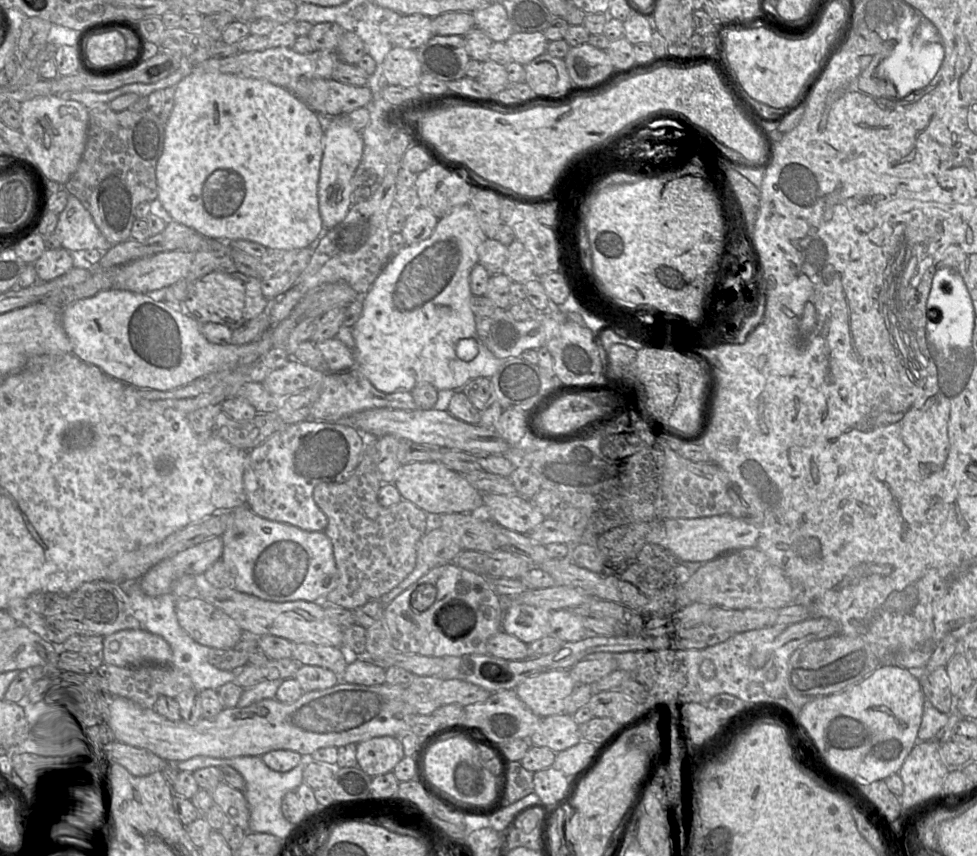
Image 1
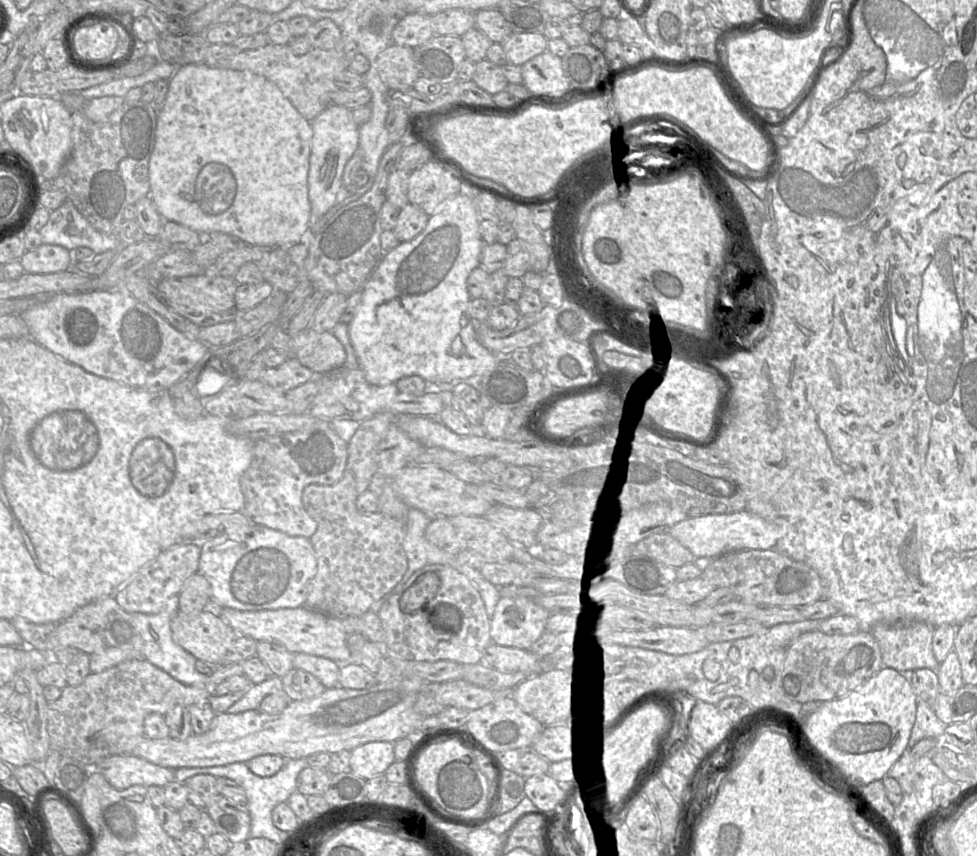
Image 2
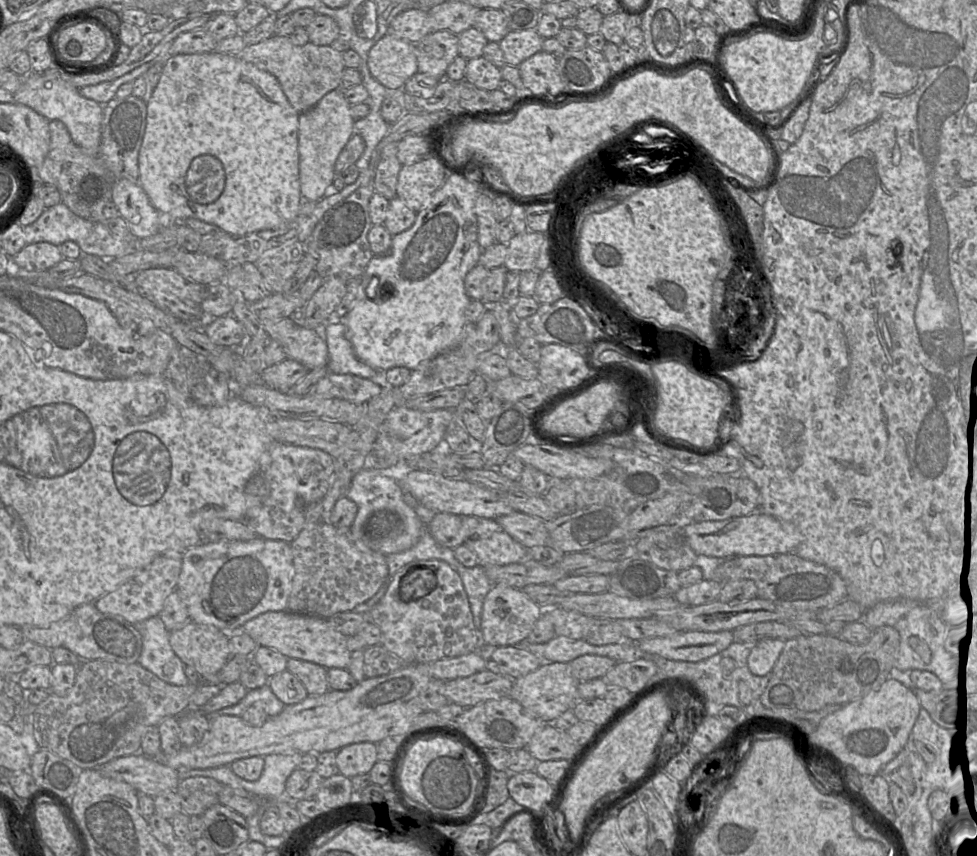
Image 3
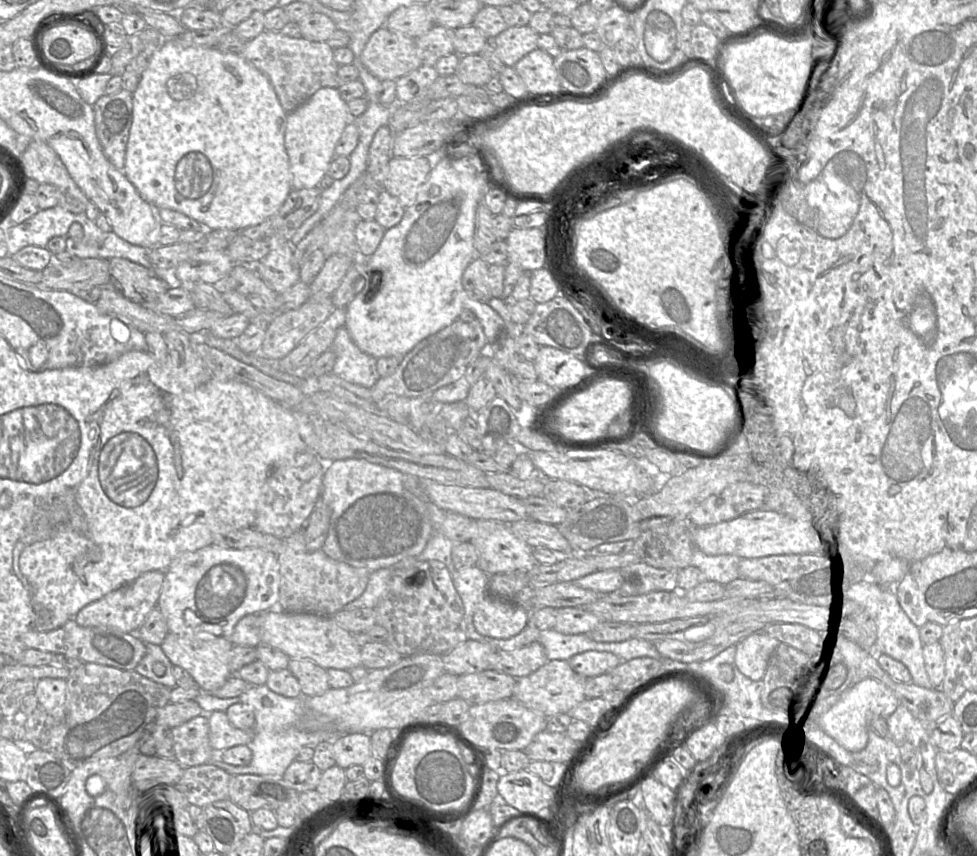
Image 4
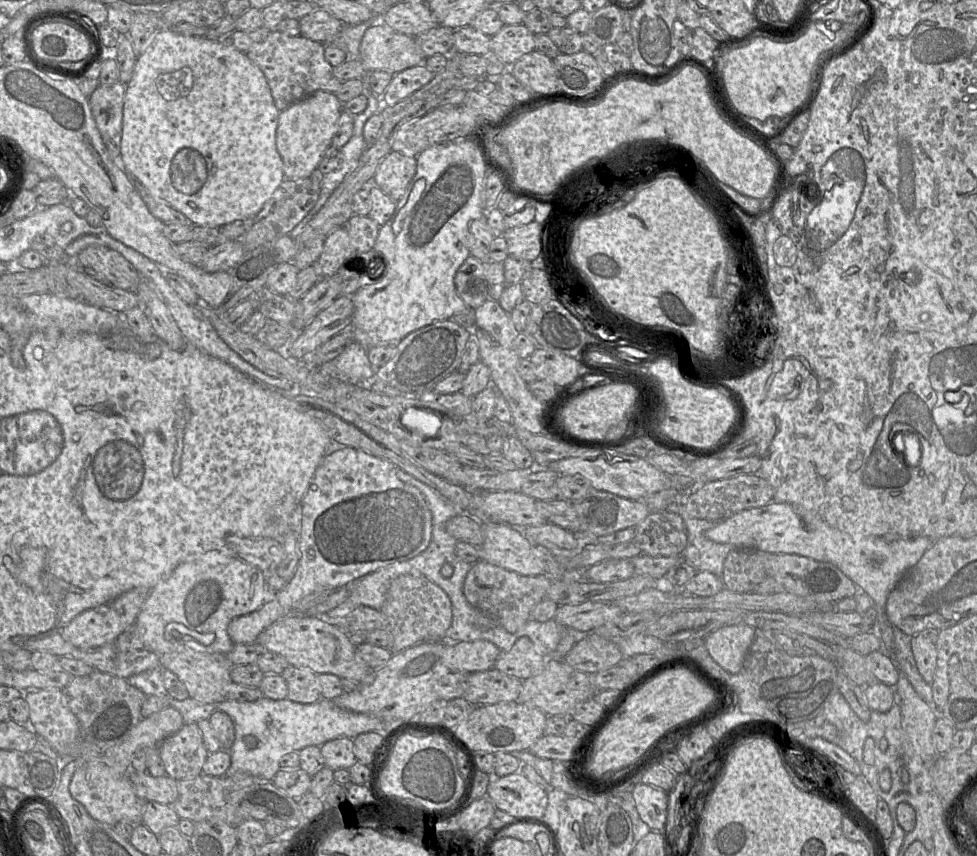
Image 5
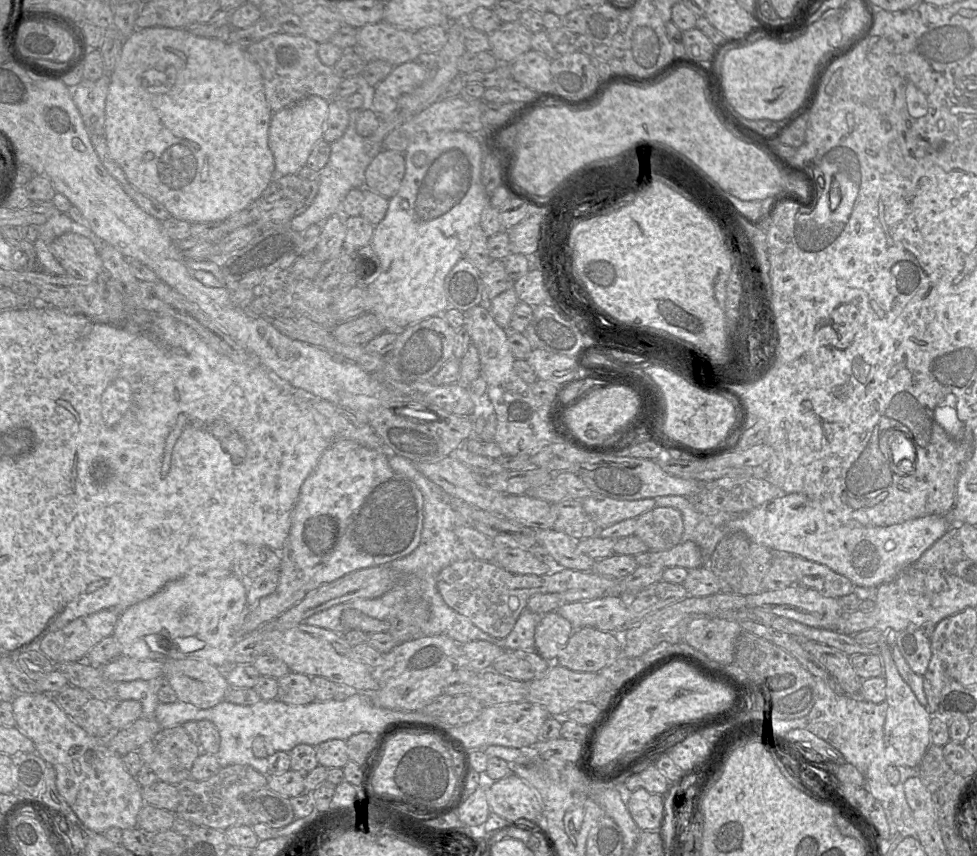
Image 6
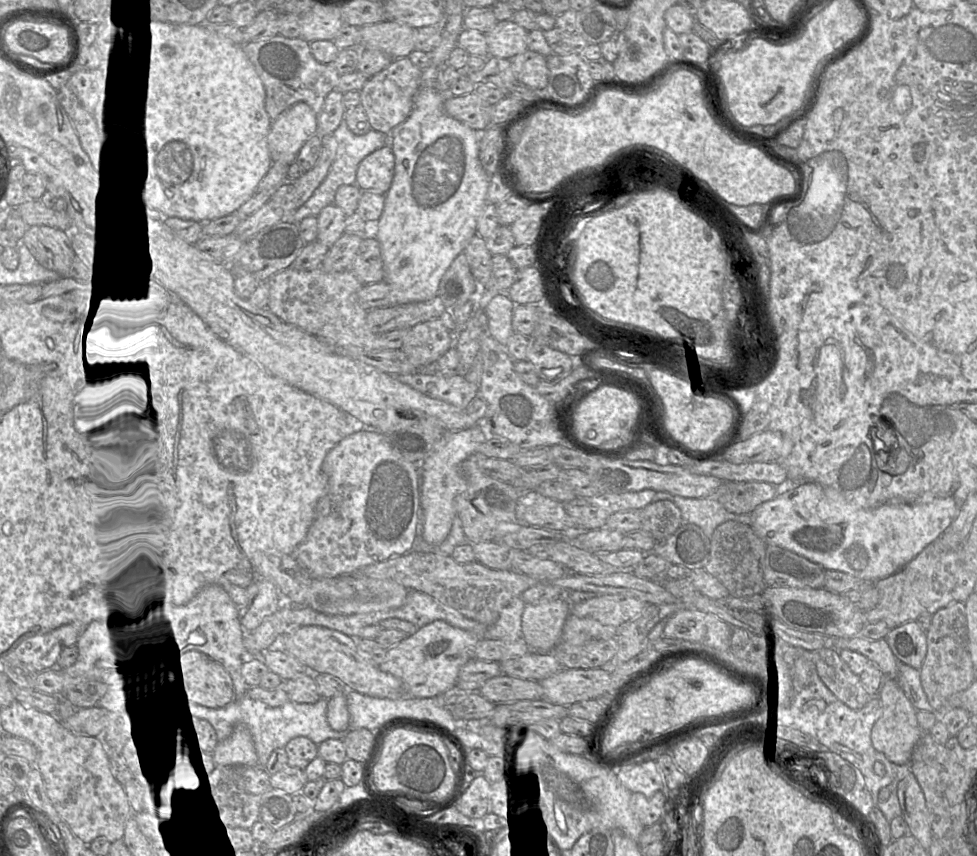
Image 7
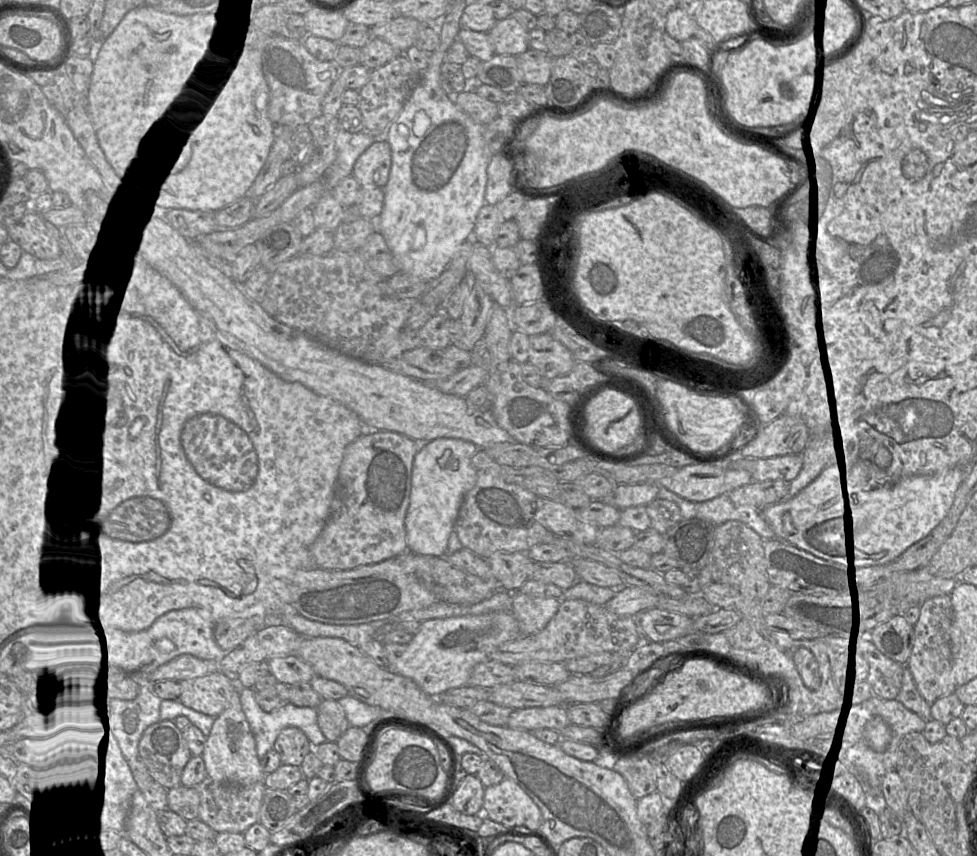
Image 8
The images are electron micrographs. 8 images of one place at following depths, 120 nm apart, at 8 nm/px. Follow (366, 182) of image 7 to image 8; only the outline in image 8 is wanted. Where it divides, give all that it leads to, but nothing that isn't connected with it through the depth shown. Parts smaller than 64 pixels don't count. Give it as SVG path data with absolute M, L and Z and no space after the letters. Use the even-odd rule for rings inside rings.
M376 140L356 160L352 176L361 186L383 188L391 169L391 148L387 141Z

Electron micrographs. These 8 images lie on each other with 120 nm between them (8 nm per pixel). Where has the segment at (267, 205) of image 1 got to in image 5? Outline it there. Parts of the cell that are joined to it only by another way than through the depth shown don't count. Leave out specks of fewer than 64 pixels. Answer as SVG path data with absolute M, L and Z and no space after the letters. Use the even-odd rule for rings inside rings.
M160 30L147 50L137 57L132 79L126 85L119 163L147 193L184 214L192 226L220 227L236 220L248 219L259 213L265 202L285 179L283 161L276 148L279 114L280 111L275 106L263 72L246 53L221 40L185 36L171 30Z

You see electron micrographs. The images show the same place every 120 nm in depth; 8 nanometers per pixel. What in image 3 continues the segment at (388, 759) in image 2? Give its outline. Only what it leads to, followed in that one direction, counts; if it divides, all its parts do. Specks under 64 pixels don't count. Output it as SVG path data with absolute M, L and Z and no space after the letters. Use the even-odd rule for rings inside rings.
M375 743L351 744L337 752L338 772L348 778L368 774L377 761Z

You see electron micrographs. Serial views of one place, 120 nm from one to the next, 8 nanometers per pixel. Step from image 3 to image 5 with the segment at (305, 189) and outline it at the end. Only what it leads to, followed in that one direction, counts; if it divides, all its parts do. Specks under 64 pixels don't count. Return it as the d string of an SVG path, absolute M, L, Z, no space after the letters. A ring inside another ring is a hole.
M318 90L280 111L276 129L276 148L283 161L286 179L307 178L317 169L325 150L338 129L342 104L336 93Z

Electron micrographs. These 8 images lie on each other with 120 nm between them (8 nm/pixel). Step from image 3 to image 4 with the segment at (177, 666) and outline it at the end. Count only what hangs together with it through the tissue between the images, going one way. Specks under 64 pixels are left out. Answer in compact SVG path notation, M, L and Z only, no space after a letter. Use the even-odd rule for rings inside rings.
M147 643L146 653L134 671L155 683L172 689L177 686L172 672L173 667L174 665L163 653L161 644Z

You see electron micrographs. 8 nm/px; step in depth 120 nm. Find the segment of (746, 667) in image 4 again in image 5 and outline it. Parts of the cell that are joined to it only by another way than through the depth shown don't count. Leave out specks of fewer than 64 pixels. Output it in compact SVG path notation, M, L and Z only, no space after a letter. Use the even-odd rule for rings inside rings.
M748 625L722 626L706 636L704 646L722 669L737 674L756 636L757 630Z

